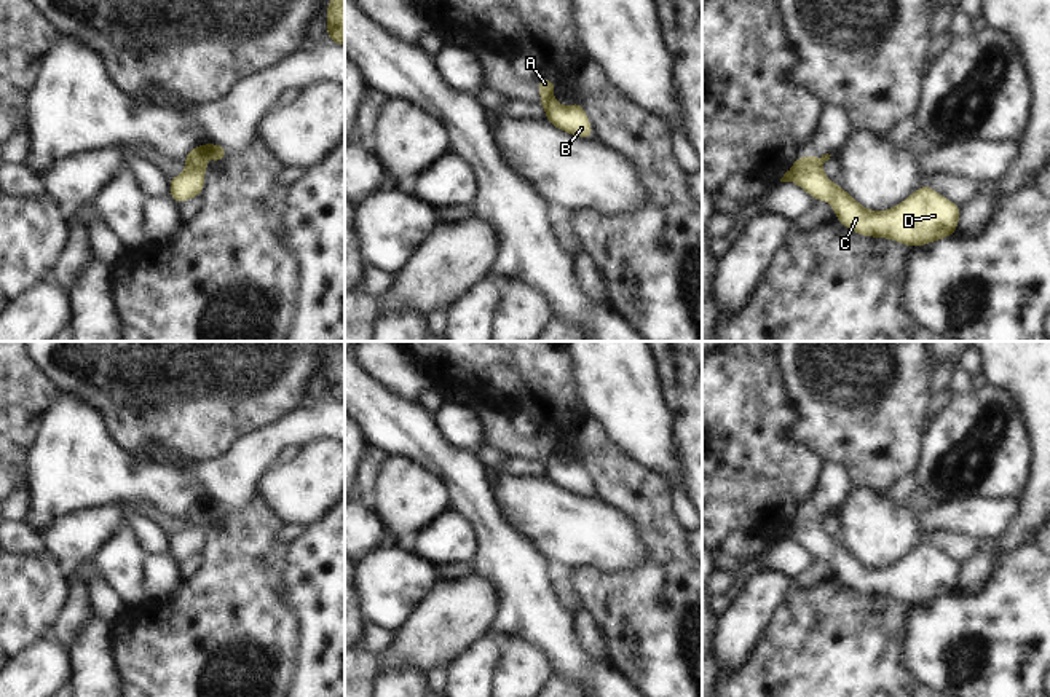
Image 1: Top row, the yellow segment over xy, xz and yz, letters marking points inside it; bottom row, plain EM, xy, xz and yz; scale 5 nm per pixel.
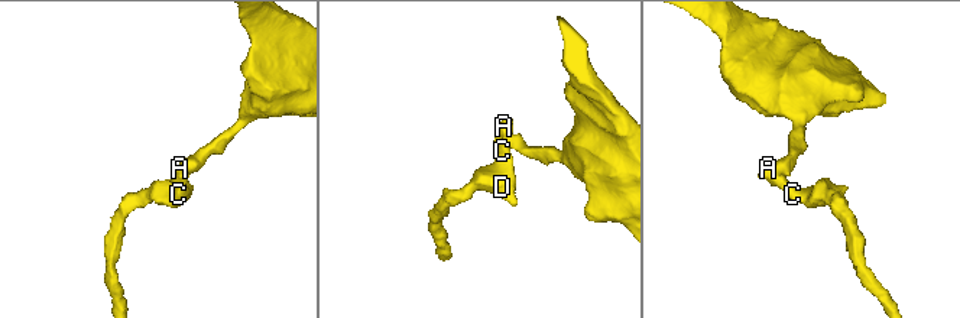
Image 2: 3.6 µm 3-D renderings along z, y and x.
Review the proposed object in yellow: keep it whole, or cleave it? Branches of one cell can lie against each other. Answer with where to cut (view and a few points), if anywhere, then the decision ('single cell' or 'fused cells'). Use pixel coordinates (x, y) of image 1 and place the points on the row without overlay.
xy (184, 515), (203, 530) | fused cells

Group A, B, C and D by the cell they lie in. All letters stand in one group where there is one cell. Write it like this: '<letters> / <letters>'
A C D / B

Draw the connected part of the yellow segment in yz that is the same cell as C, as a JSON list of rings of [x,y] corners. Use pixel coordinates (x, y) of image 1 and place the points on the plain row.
[[[815,512],[798,514],[780,539],[793,539],[814,558],[830,560],[835,576],[844,585],[865,595],[884,595],[906,604],[921,604],[956,593],[962,568],[927,541],[890,566],[870,568],[823,531],[823,518]]]

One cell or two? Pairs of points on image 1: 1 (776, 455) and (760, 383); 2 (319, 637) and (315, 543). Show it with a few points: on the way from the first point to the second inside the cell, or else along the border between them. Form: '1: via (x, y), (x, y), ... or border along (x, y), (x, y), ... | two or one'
1: via (763, 437), (760, 401) | one
2: via (319, 613), (315, 608), (315, 567) | one

